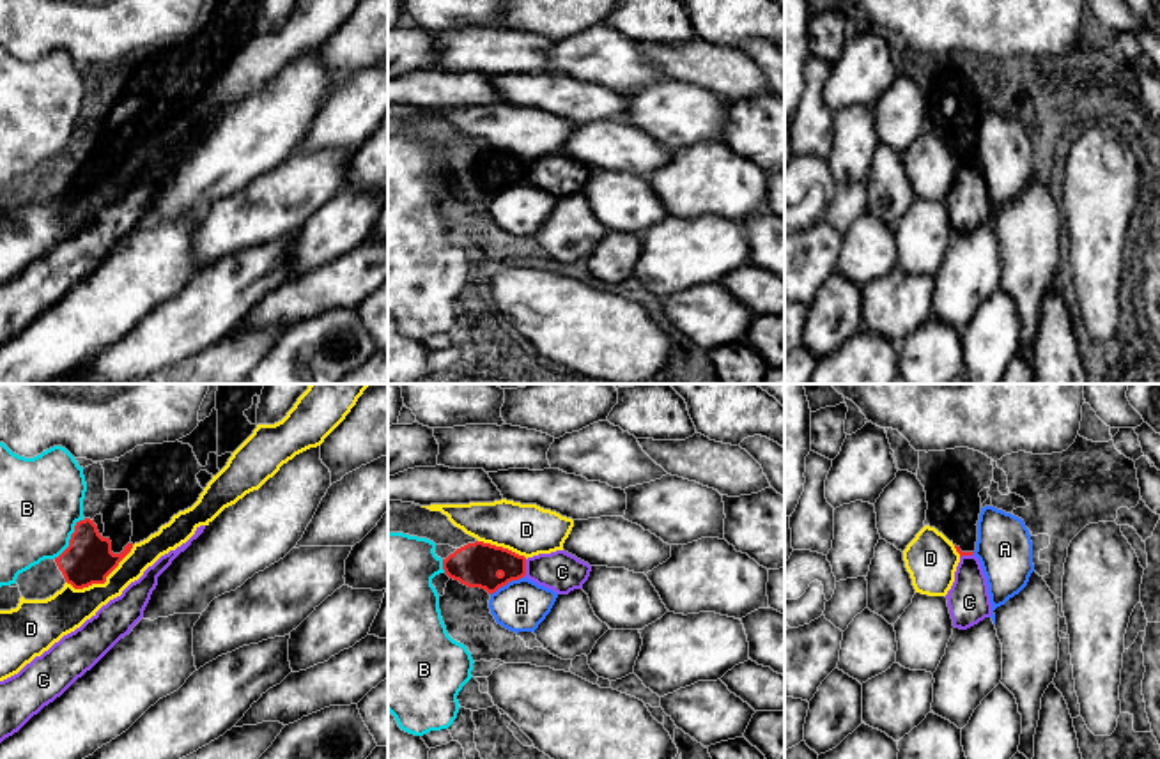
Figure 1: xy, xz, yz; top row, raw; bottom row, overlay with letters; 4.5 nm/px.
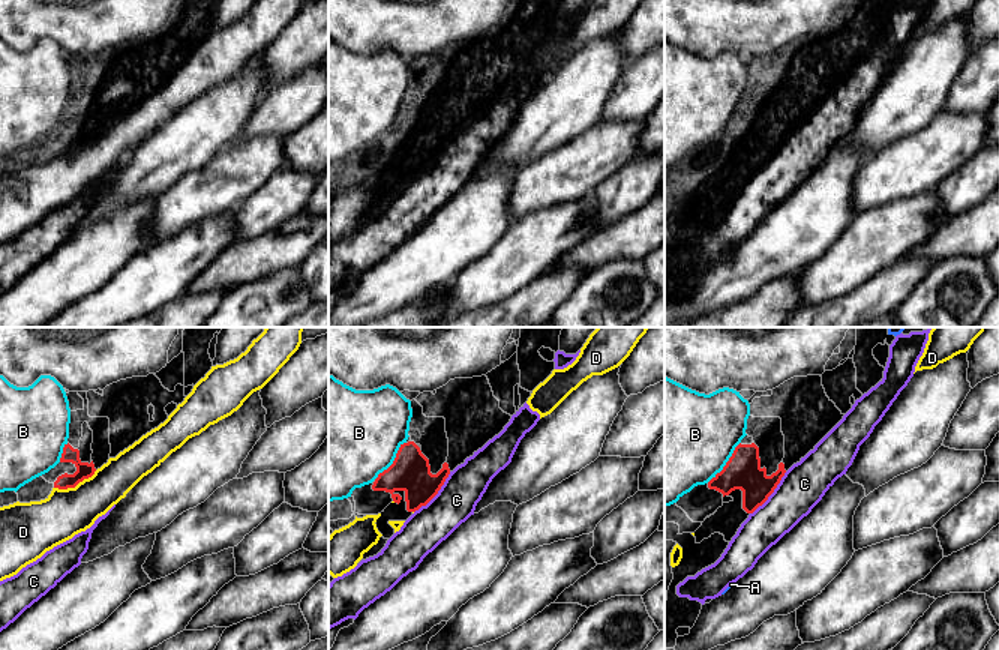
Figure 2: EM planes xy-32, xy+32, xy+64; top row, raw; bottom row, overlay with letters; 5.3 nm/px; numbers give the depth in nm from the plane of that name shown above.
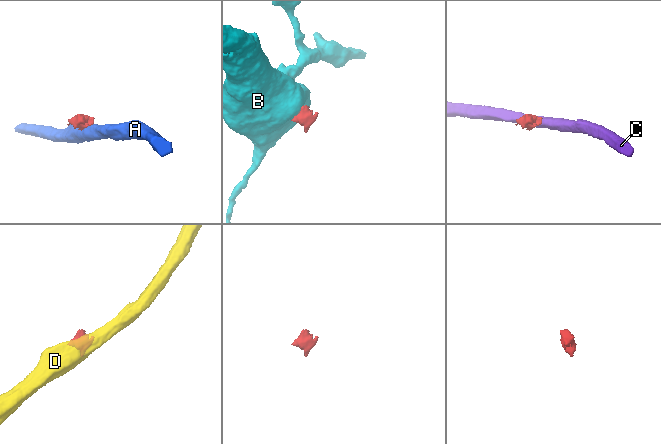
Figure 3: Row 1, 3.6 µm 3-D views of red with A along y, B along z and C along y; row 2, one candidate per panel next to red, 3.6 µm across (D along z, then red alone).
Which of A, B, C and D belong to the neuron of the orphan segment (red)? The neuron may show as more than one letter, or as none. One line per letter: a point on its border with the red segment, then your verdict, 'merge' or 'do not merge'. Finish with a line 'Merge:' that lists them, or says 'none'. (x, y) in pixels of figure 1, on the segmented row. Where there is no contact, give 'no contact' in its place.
A: meets red in xz at (507, 582); do not merge
B: meets red in xy at (69, 540); do not merge
C: meets red in xz at (525, 568); do not merge
D: meets red in xy at (103, 582); do not merge
Merge: none

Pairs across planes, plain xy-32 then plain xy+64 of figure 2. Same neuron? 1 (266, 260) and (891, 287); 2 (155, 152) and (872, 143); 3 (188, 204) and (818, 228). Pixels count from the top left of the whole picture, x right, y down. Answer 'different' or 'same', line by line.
1: different
2: same
3: different

